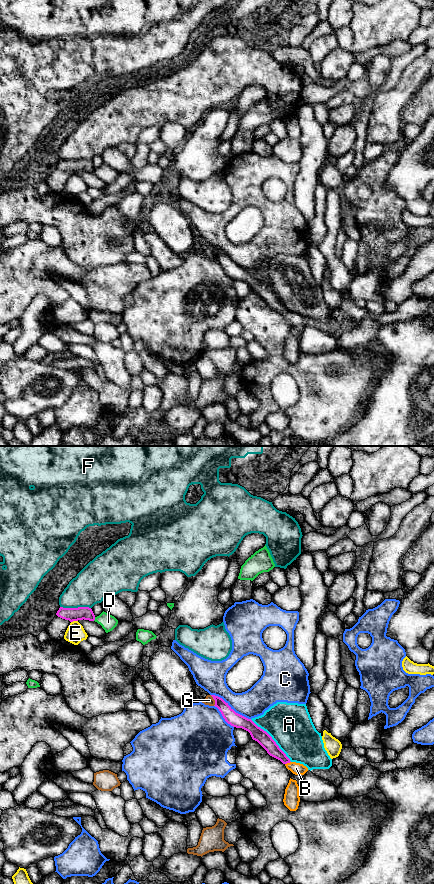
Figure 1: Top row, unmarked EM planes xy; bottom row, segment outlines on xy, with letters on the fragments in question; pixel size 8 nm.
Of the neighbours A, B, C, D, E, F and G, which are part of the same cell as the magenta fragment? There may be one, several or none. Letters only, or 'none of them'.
B

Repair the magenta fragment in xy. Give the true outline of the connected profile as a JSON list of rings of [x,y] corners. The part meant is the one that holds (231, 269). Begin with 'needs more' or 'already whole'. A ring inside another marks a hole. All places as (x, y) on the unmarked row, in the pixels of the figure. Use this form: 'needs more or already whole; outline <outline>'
needs more; outline [[[215,247],[211,248],[215,252],[214,258],[219,261],[228,276],[248,283],[253,292],[257,293],[270,308],[280,312],[293,326],[304,327],[308,323],[308,320],[303,316],[291,314],[272,289],[251,271],[236,265],[222,250]]]

